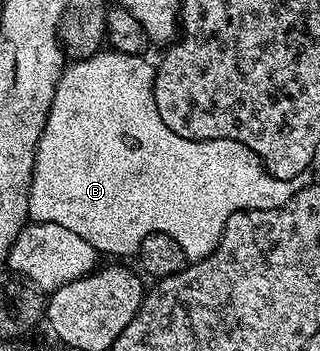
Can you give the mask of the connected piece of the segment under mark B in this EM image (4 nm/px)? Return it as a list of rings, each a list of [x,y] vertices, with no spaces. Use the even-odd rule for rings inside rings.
[[[104,48],[92,58],[81,58],[72,61],[64,69],[57,84],[57,92],[53,96],[53,104],[49,108],[49,116],[45,128],[41,132],[41,140],[35,149],[35,167],[31,173],[31,195],[29,196],[29,208],[27,209],[30,221],[48,222],[49,224],[61,224],[61,228],[69,228],[69,232],[77,232],[81,240],[89,240],[93,248],[99,251],[100,255],[116,254],[116,259],[127,260],[127,257],[134,255],[139,249],[141,240],[150,234],[164,234],[173,236],[177,244],[181,244],[181,252],[189,260],[208,258],[217,248],[217,244],[223,235],[225,224],[229,216],[238,210],[275,210],[278,206],[284,206],[291,201],[295,195],[297,186],[294,181],[286,182],[275,178],[267,173],[262,162],[245,144],[228,138],[217,140],[193,140],[177,136],[161,120],[157,112],[157,104],[153,100],[153,80],[155,79],[155,66],[146,62],[147,58],[140,55],[122,54],[110,48]]]

